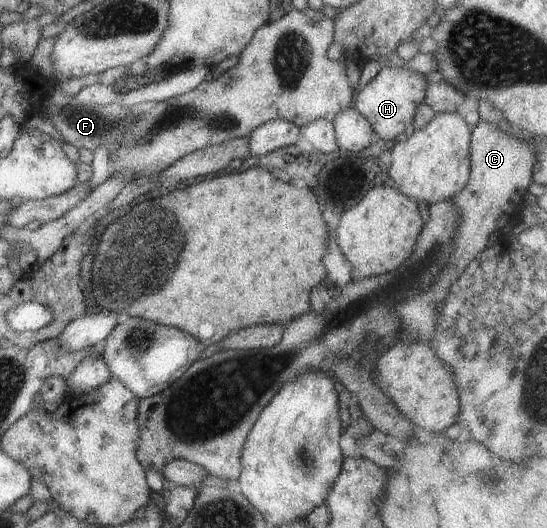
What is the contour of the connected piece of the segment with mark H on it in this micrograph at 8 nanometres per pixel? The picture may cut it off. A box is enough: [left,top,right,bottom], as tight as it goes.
[352,64,425,140]

